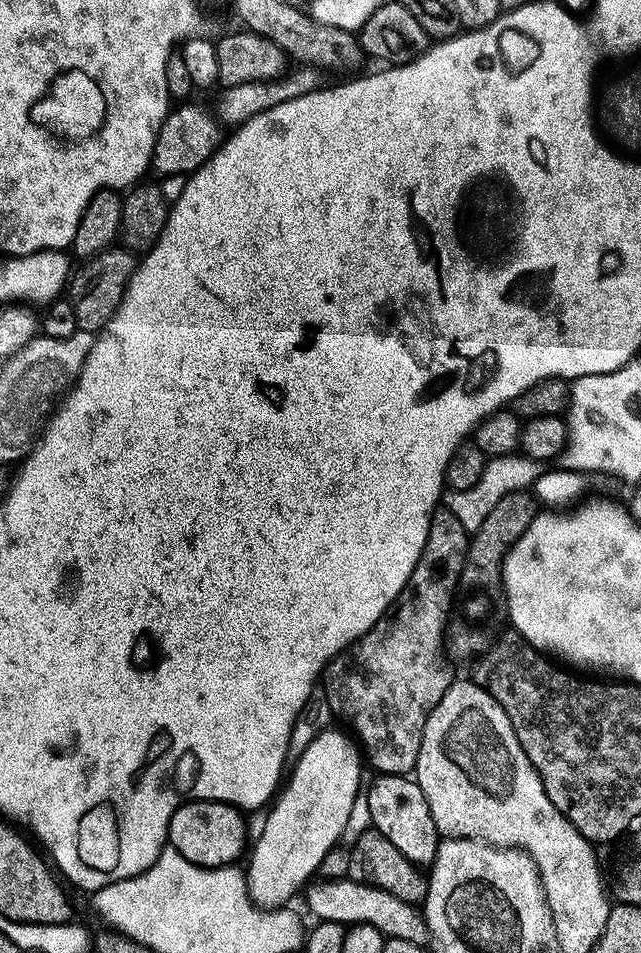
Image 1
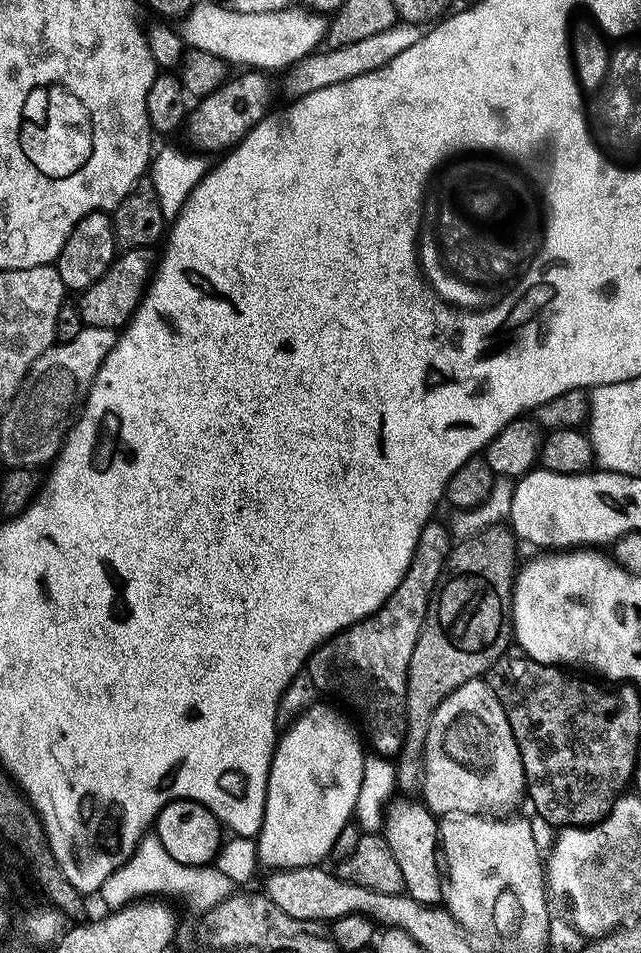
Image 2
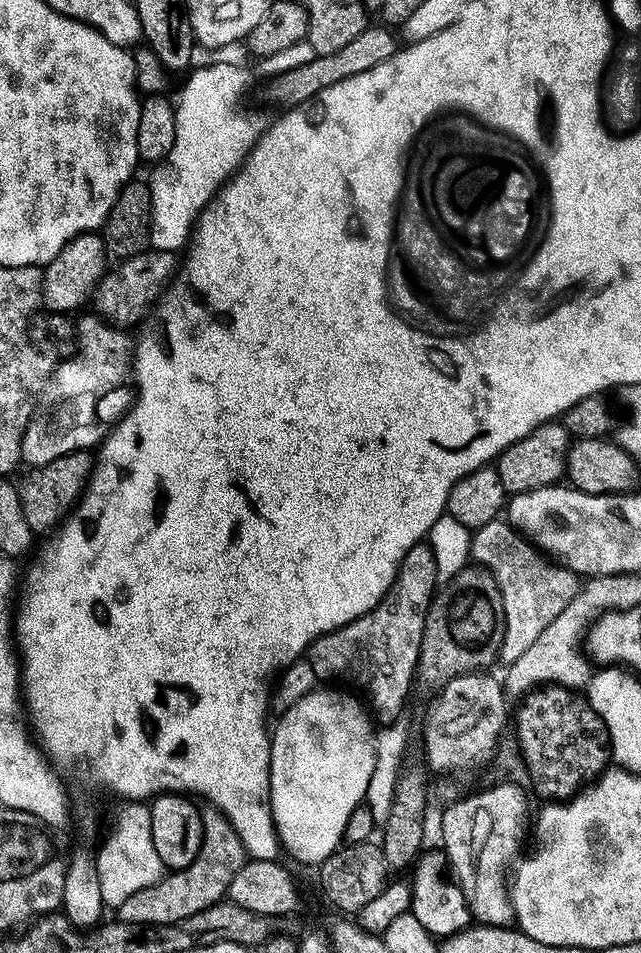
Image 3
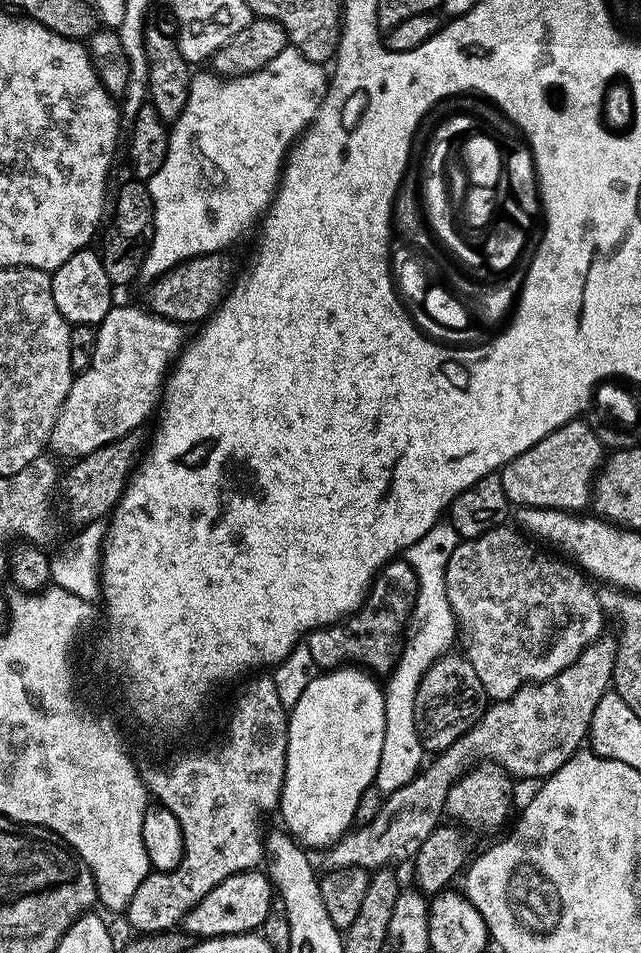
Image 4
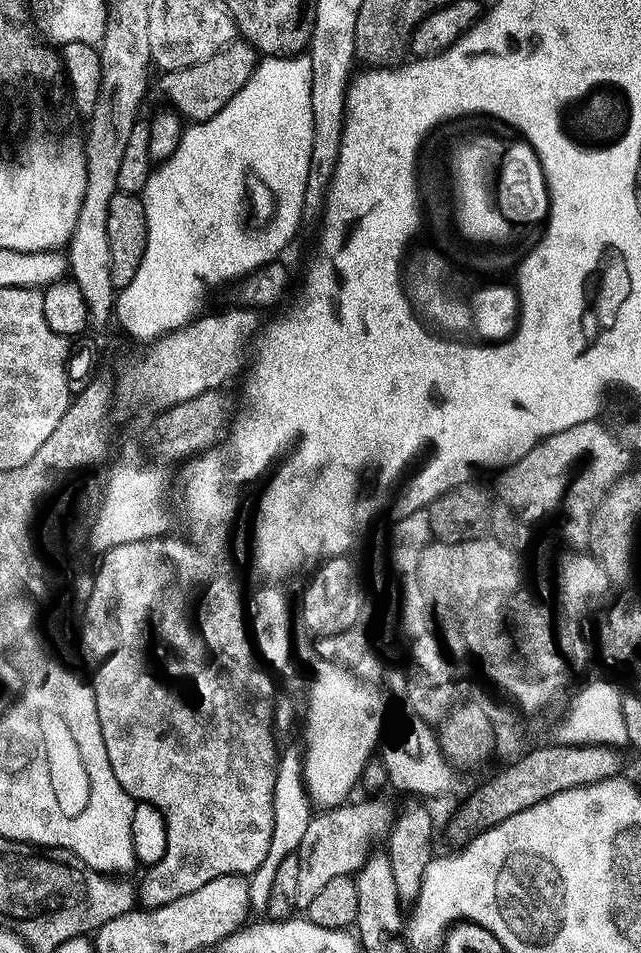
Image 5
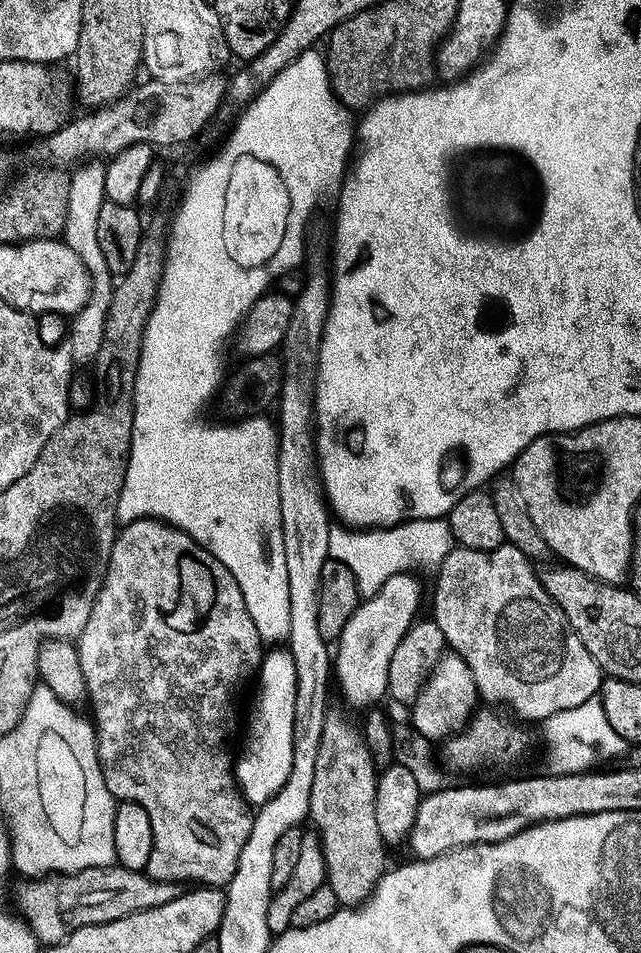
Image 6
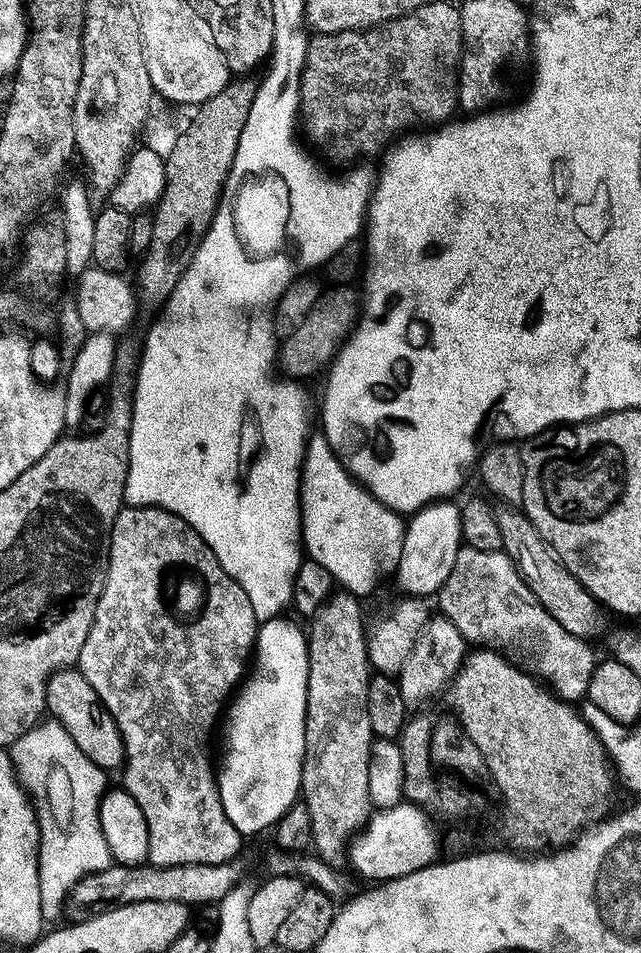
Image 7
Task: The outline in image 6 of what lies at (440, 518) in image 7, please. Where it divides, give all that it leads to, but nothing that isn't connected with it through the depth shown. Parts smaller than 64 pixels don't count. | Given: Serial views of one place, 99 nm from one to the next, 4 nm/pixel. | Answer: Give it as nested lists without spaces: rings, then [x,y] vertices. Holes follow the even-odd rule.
[[[411,571],[394,574],[375,596],[357,603],[351,618],[346,622],[334,648],[334,680],[340,683],[340,692],[348,704],[367,709],[385,699],[388,691],[388,667],[398,642],[417,619],[420,608],[420,584]]]

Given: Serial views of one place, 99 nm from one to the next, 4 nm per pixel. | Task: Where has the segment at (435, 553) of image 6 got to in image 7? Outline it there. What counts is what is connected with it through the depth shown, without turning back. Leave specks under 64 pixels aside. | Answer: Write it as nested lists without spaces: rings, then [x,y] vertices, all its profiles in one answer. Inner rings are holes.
[[[322,432],[311,433],[305,445],[300,509],[302,544],[309,559],[326,569],[339,587],[364,598],[374,588],[384,556],[400,550],[406,522],[352,479]]]

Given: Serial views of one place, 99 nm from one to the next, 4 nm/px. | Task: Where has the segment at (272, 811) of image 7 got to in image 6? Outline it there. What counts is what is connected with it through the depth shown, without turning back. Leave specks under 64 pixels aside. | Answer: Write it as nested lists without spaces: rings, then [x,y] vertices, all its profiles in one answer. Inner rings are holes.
[[[272,650],[260,661],[258,681],[260,697],[248,724],[248,741],[244,753],[234,764],[237,785],[247,803],[266,803],[284,785],[294,758],[294,702],[296,701],[296,670],[294,658],[287,650]]]

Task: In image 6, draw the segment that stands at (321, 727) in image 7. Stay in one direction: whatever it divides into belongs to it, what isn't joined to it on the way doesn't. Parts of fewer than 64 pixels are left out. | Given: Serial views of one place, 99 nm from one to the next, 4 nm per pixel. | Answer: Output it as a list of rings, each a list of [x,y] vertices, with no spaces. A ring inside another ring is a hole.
[[[329,711],[322,726],[322,740],[318,746],[318,758],[314,762],[314,784],[310,786],[310,824],[320,838],[320,849],[324,855],[326,886],[334,890],[341,906],[359,906],[375,890],[376,884],[386,871],[384,851],[386,845],[382,834],[378,834],[378,818],[374,818],[376,805],[376,777],[378,769],[372,761],[370,750],[364,741],[359,723],[356,724],[344,712]]]

